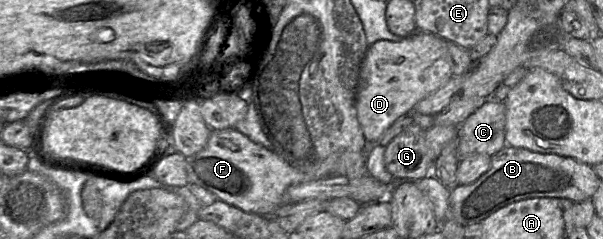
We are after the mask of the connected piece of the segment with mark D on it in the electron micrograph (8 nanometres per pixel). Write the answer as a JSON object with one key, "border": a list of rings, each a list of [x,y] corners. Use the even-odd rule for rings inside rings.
{"border":[[[414,32],[400,42],[380,40],[369,46],[361,63],[356,93],[357,118],[368,144],[375,144],[399,118],[411,113],[419,101],[442,87],[453,75],[447,61],[448,42],[434,34]]]}

